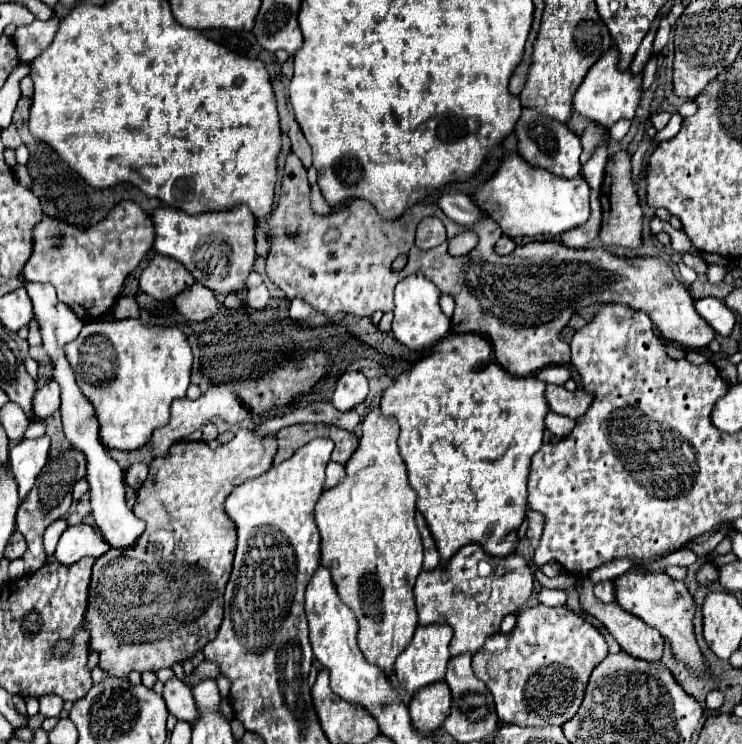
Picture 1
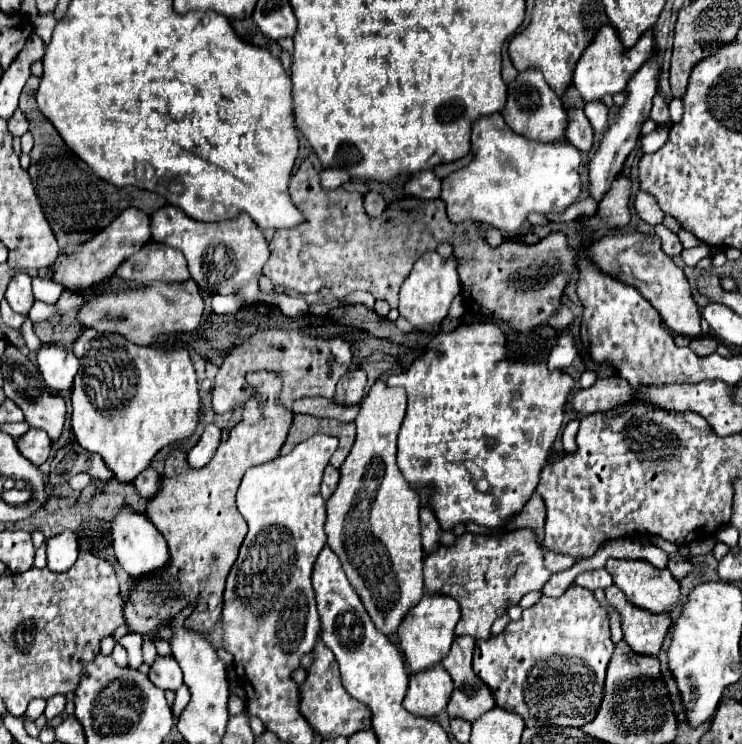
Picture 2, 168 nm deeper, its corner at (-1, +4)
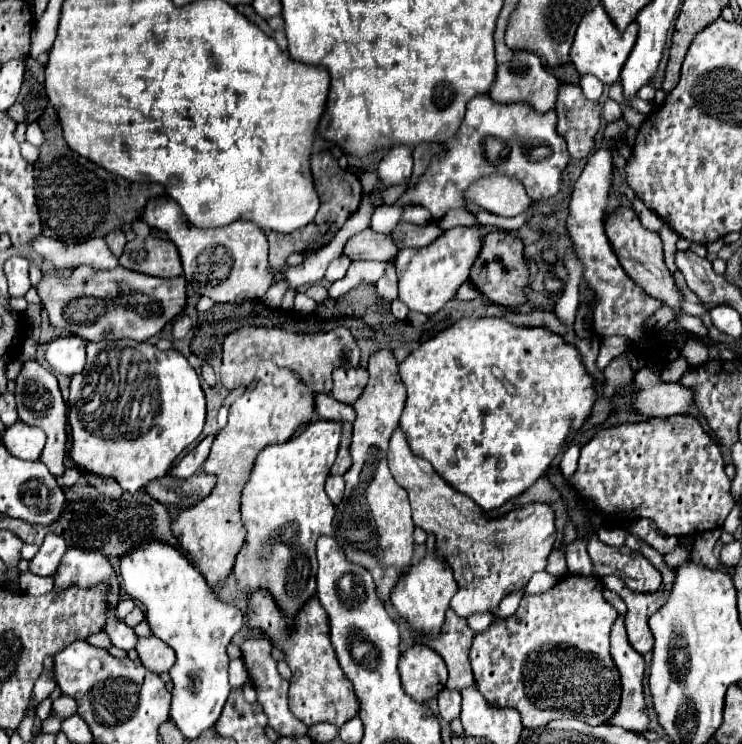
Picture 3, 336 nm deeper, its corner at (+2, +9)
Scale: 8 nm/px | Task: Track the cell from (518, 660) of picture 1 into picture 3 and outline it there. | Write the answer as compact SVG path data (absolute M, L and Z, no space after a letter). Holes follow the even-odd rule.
M568 574L564 576L556 586L552 586L550 590L542 592L542 594L526 594L518 606L518 610L508 616L508 618L496 618L488 630L480 632L474 636L472 640L472 646L470 646L470 664L472 664L472 672L474 672L474 680L476 680L476 686L478 690L482 692L484 700L490 704L490 706L498 706L498 708L514 708L520 712L522 716L522 724L524 728L540 728L552 720L560 720L560 718L576 718L576 720L582 720L590 726L598 726L598 724L608 724L610 718L616 714L618 706L620 706L620 698L622 698L622 684L620 684L620 672L610 656L610 628L618 616L616 608L610 606L604 596L602 596L602 590L604 590L604 584L602 580L598 580L596 576L576 576L576 574Z

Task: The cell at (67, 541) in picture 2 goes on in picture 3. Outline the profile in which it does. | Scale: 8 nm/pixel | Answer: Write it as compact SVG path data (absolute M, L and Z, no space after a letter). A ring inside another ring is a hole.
M50 532L44 538L38 554L30 560L30 572L36 576L52 576L54 568L58 568L58 560L62 560L62 552L66 552L66 542L62 536Z

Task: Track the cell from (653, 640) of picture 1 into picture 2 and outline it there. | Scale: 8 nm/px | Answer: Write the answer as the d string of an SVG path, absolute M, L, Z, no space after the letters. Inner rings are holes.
M617 587L605 589L605 599L621 615L621 629L625 643L641 655L659 655L667 629L671 625L669 613L653 615L631 605Z

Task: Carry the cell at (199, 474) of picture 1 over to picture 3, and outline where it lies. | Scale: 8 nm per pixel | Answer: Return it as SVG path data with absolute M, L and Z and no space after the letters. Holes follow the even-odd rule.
M264 362L258 370L254 384L230 406L226 426L218 432L210 456L204 462L204 470L216 474L218 484L212 494L198 502L194 508L178 510L174 516L174 536L178 536L182 548L194 558L196 568L204 574L206 582L216 588L230 574L236 554L246 540L246 528L242 524L240 502L242 488L250 478L256 456L274 442L286 442L302 426L308 426L314 418L314 390L302 384L298 372L278 368Z

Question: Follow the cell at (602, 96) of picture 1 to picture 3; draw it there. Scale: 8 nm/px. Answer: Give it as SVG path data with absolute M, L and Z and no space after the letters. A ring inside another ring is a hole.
M596 6L592 12L588 12L582 22L578 24L574 44L570 50L570 58L580 74L594 74L602 84L614 84L620 78L620 70L636 44L636 34L638 34L638 24L632 22L622 34L606 14L602 6Z

